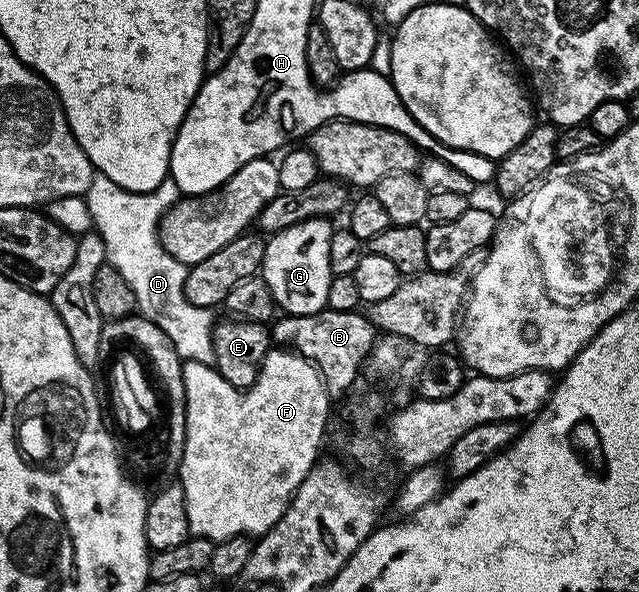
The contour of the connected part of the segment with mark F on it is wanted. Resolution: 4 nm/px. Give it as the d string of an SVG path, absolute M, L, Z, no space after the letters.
M282 346L271 347L269 354L264 358L260 366L260 374L251 388L237 388L232 386L218 373L217 368L200 362L185 361L182 365L182 377L184 378L184 394L186 395L186 441L184 442L184 454L182 463L177 465L177 479L180 481L186 499L188 510L188 526L191 536L203 536L206 540L227 540L233 536L249 536L257 538L263 536L269 528L276 526L284 514L284 510L294 497L294 491L304 482L304 478L314 469L320 459L318 451L322 448L322 435L326 432L326 419L330 416L330 403L332 397L326 391L326 384L322 375L318 372L318 365L304 359L293 350L287 350Z

